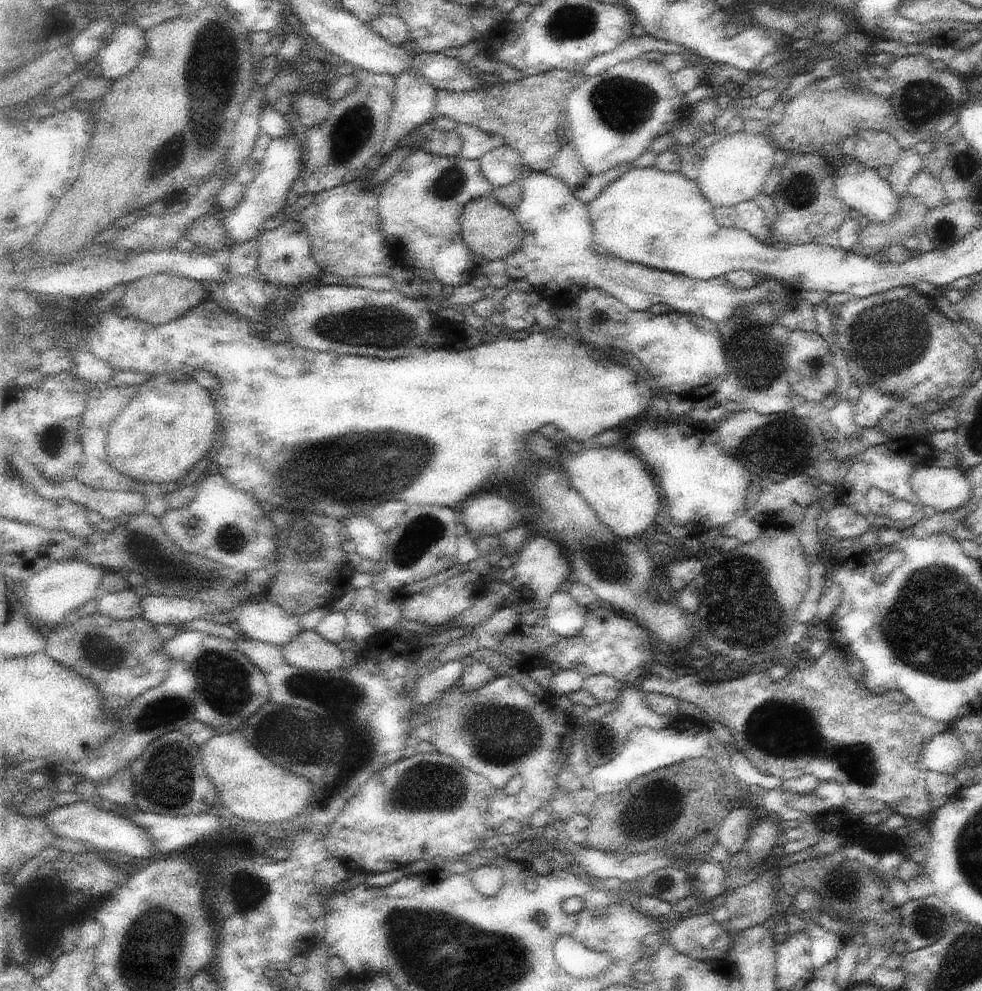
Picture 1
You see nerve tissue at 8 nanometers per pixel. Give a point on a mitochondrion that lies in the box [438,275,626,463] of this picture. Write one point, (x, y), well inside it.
(599, 317)

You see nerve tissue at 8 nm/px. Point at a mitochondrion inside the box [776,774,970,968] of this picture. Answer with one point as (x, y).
(842, 886)

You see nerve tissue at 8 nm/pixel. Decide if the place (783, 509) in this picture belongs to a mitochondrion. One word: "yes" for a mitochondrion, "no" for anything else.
no

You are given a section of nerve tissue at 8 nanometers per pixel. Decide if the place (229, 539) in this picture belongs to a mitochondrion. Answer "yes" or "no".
yes

